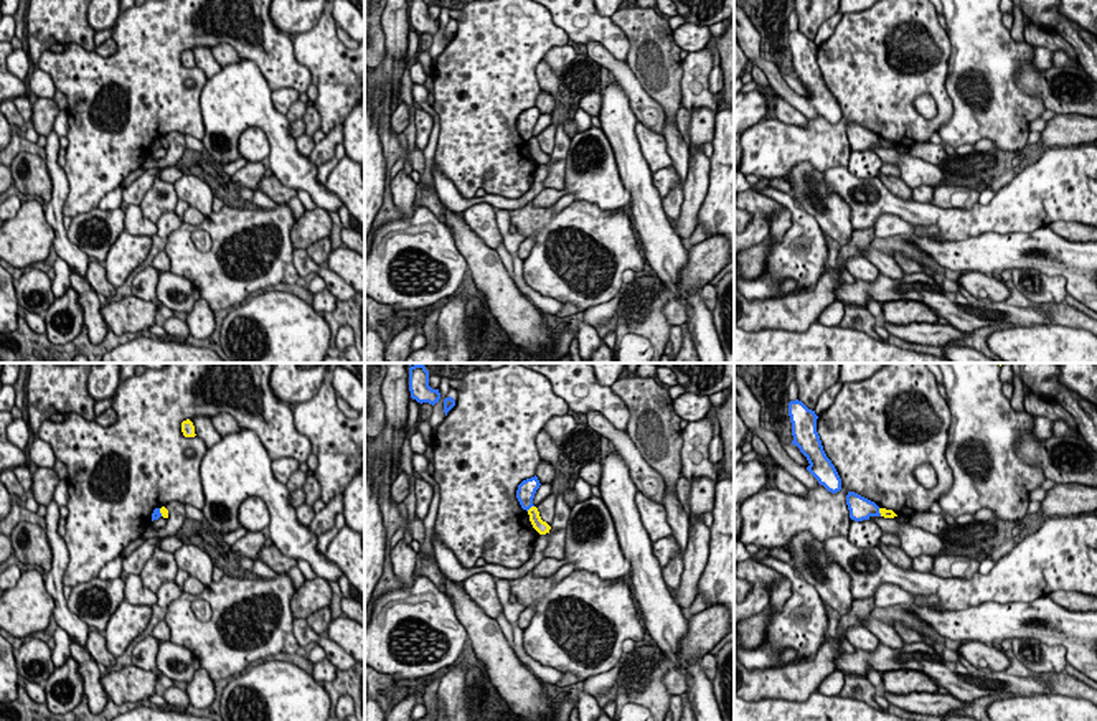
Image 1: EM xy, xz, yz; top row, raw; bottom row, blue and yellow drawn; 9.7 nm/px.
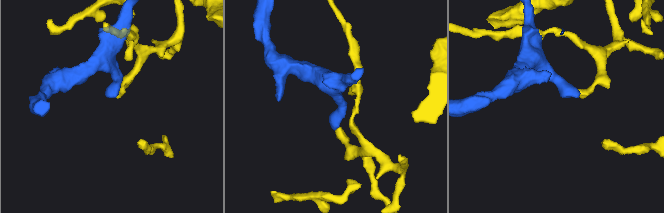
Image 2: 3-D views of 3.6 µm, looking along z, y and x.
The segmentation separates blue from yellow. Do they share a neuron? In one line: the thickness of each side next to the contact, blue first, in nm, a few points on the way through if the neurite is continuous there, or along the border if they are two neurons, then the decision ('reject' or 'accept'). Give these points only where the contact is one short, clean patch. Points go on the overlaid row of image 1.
190 nm thick on the blue side, 130 nm on the other; reject

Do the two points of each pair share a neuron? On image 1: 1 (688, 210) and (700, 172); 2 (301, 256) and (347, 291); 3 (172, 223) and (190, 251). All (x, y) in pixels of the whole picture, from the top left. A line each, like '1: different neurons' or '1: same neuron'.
1: same neuron
2: same neuron
3: different neurons

